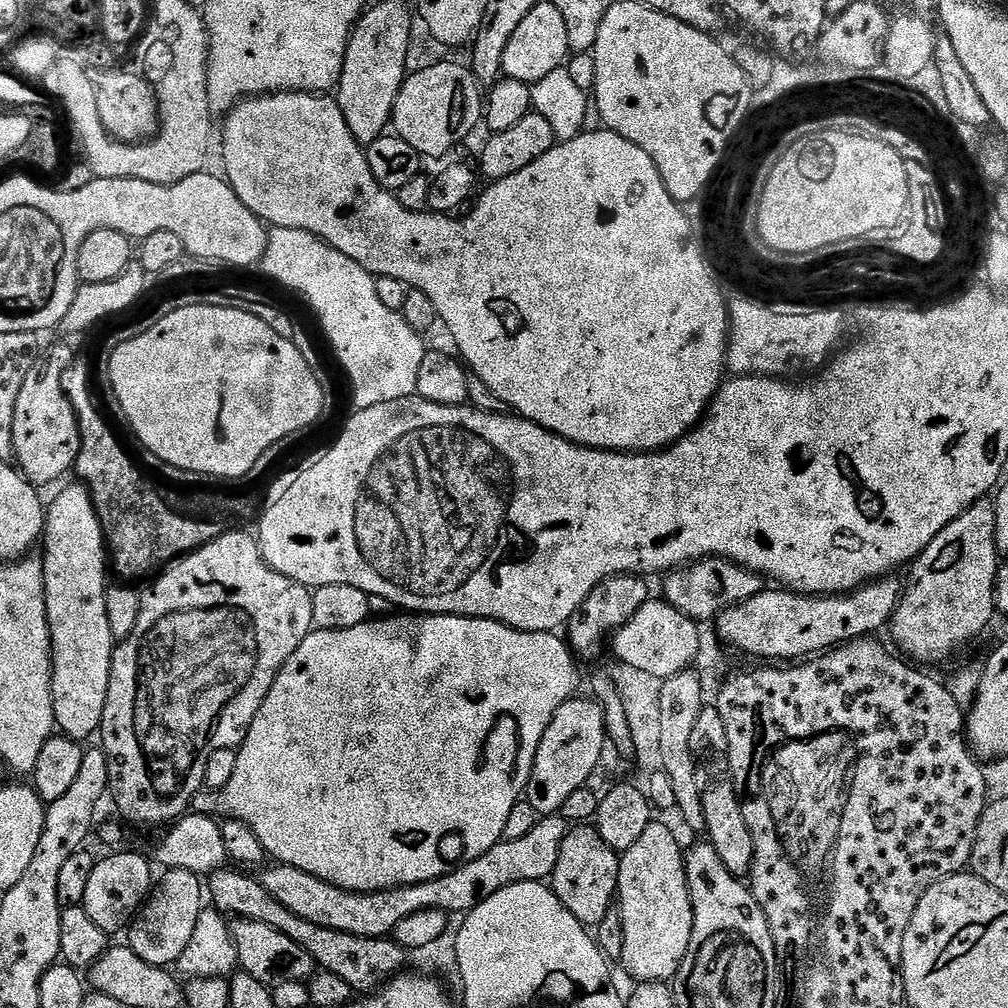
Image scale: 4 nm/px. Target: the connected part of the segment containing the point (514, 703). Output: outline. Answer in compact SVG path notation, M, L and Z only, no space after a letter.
M404 614L399 618L372 618L368 623L359 624L350 630L326 630L325 632L313 630L302 642L302 646L298 646L298 650L294 650L294 654L288 659L286 666L282 666L270 694L266 694L266 702L262 702L262 710L258 710L246 738L239 746L236 753L238 766L234 766L234 778L230 782L226 782L226 786L222 789L225 812L223 815L233 820L246 822L246 826L250 826L250 830L254 830L254 834L258 834L258 842L262 842L262 846L276 864L306 870L306 874L314 874L347 892L388 892L392 888L430 882L434 878L442 878L446 874L450 874L461 864L486 854L486 850L490 850L504 839L506 817L509 816L510 809L525 795L528 779L534 766L534 758L538 754L538 746L542 742L542 734L546 734L546 726L550 726L556 711L567 700L573 699L575 692L572 691L575 690L576 683L580 680L579 674L576 673L578 660L571 647L561 637L560 641L558 637L556 632L519 632L508 628L505 624L499 624L496 620L482 620L478 616L433 616L431 614Z

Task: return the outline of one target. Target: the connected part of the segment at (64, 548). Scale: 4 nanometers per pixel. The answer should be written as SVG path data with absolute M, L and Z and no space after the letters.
M72 482L69 488L62 489L53 498L52 504L50 500L46 508L42 548L43 544L46 606L52 639L52 697L56 728L70 739L84 742L87 741L87 736L95 737L100 731L102 714L106 710L110 690L114 641L110 630L110 618L106 612L106 594L109 585L104 584L104 564L106 568L104 531L92 505L90 494L83 484Z

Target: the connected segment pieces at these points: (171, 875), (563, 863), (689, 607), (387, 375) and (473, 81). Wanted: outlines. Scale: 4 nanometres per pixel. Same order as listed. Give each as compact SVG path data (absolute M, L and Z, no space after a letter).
M167 869L164 876L157 879L148 899L133 919L126 940L138 958L160 967L175 965L186 950L190 937L194 934L197 920L204 911L202 900L206 898L201 877L192 871Z
M594 826L569 827L566 838L562 842L562 850L558 854L558 862L554 866L550 877L550 887L555 896L586 926L595 926L606 918L608 912L613 911L614 901L618 896L618 874L620 873L620 856L606 842L602 842L602 834Z
M709 558L697 560L679 570L667 573L663 599L673 604L682 614L697 622L715 621L721 612L733 608L735 604L746 602L762 591L762 580L755 572L740 568L731 560Z
M293 228L271 229L262 265L265 277L269 276L270 279L277 280L282 287L305 296L309 306L316 311L316 316L320 319L345 374L352 379L352 400L357 409L382 406L386 402L407 400L416 396L418 372L422 370L426 345L420 341L423 340L421 333L415 332L404 321L401 313L391 312L378 298L377 277L358 266L354 258L346 258L346 254L334 250L324 240L319 240L314 233Z
M432 64L429 68L420 68L404 77L404 85L398 94L398 102L394 102L391 127L395 135L400 136L422 158L428 156L444 156L455 144L460 144L476 127L481 127L484 115L485 97L482 85L473 74L471 67L460 64Z

